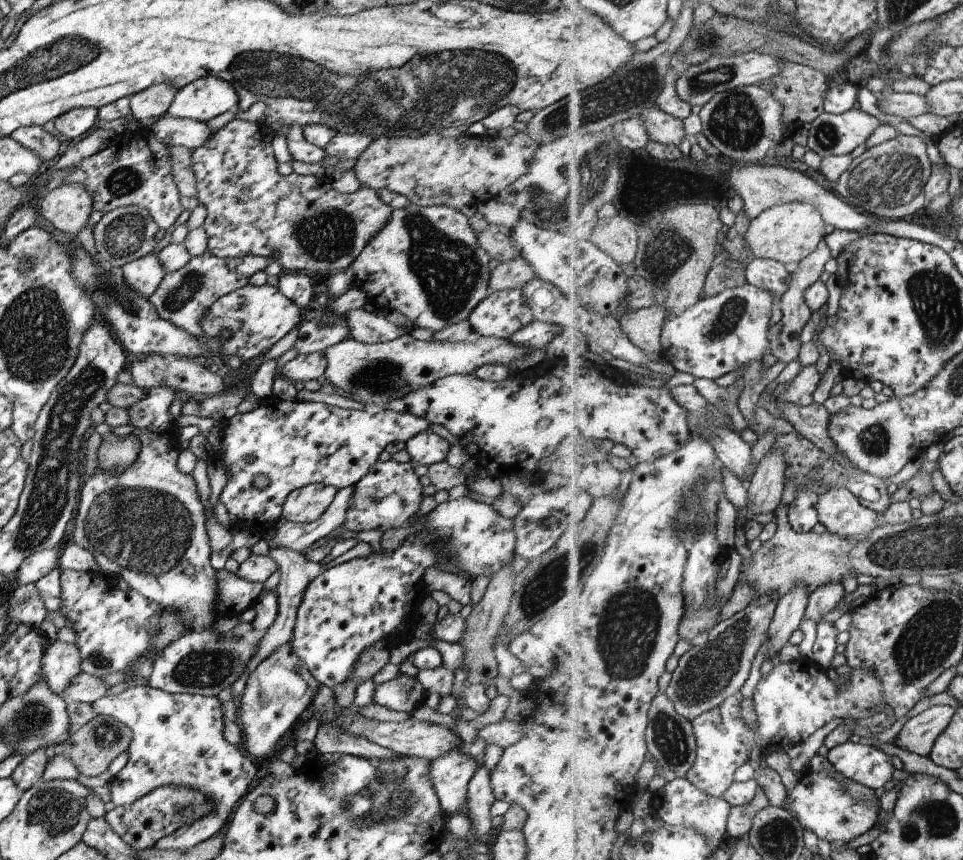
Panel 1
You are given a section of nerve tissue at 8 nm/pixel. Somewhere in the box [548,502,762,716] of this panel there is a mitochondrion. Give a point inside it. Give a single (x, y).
(629, 623)

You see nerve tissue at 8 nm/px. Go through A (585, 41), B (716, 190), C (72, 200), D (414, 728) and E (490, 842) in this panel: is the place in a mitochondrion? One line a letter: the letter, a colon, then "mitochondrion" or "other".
A: other
B: other
C: other
D: other
E: other

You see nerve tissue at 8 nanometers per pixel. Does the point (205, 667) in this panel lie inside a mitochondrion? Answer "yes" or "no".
yes

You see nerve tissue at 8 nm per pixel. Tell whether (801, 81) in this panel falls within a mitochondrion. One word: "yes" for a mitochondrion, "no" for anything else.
no

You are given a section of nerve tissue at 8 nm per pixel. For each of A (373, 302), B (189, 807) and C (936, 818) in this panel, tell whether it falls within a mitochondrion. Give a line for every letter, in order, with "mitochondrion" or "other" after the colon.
A: other
B: mitochondrion
C: mitochondrion

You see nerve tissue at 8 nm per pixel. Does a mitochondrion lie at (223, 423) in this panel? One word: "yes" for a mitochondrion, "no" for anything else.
no

